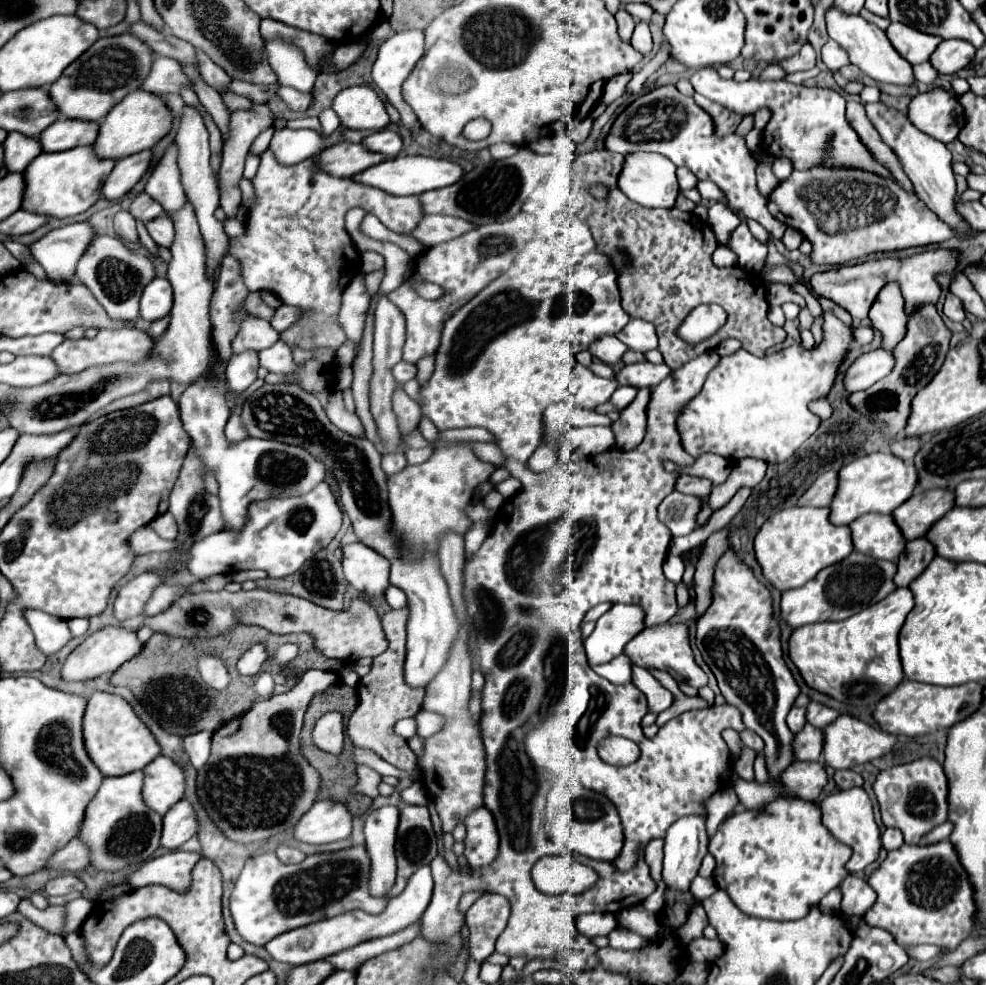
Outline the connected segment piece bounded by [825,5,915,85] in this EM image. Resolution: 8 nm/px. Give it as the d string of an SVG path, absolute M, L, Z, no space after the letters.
M829 7L825 13L827 19L827 31L833 41L837 41L847 53L853 65L857 65L865 75L869 75L875 81L881 83L897 83L897 85L911 85L915 81L913 67L909 61L905 61L889 43L885 31L881 31L877 25L863 21L861 15L847 15L839 11L837 7Z

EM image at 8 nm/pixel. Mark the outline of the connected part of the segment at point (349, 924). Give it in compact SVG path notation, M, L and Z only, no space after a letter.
M424 865L407 881L407 887L401 895L389 899L389 905L383 909L383 913L379 913L379 915L369 915L365 911L343 913L339 917L331 917L331 919L319 921L319 923L313 923L313 925L305 925L305 927L281 933L275 939L271 939L265 945L265 949L275 961L281 961L281 963L287 963L287 965L305 965L305 963L313 963L313 961L325 959L329 955L335 955L339 951L345 951L349 947L355 947L363 941L393 935L393 933L397 933L397 931L405 929L407 925L421 919L423 911L427 909L427 905L431 901L433 888L434 881L431 877L431 867L430 865Z

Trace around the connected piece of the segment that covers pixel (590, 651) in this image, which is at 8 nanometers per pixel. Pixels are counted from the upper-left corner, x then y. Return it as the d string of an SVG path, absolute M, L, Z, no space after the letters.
M613 605L583 643L589 665L601 665L617 657L643 627L645 611L639 605Z

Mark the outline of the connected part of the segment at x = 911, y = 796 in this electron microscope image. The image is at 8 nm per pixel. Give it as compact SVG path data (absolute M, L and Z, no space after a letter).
M921 757L913 763L879 771L873 783L873 791L885 827L899 829L907 845L917 845L927 831L947 821L947 777L941 763L933 757Z

